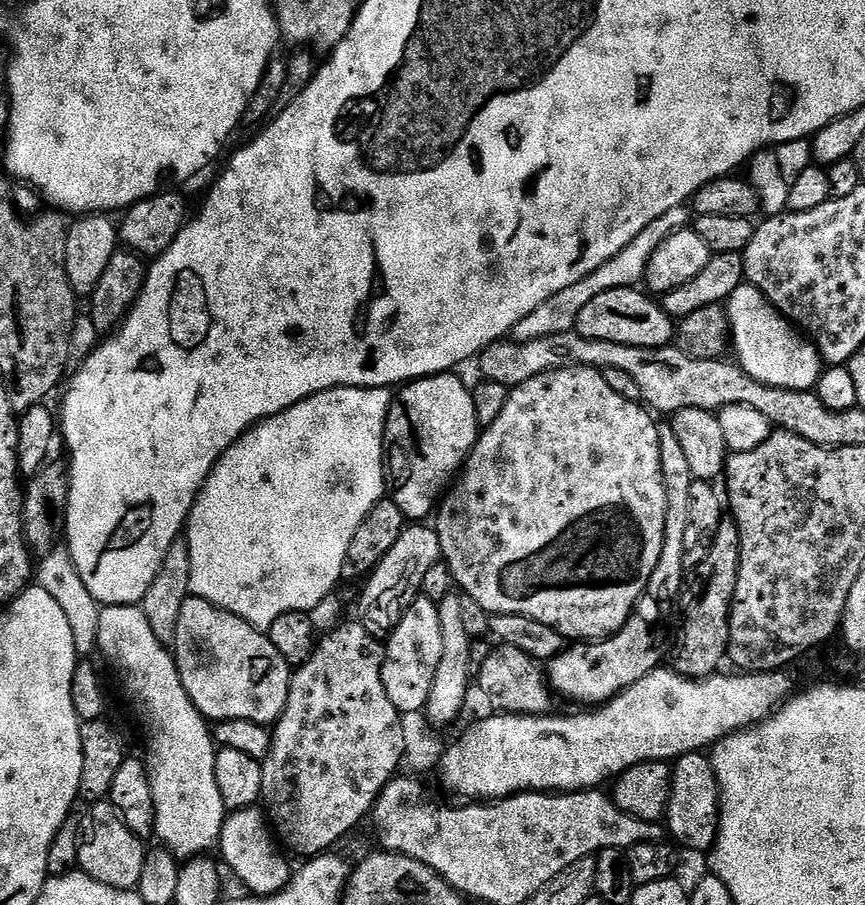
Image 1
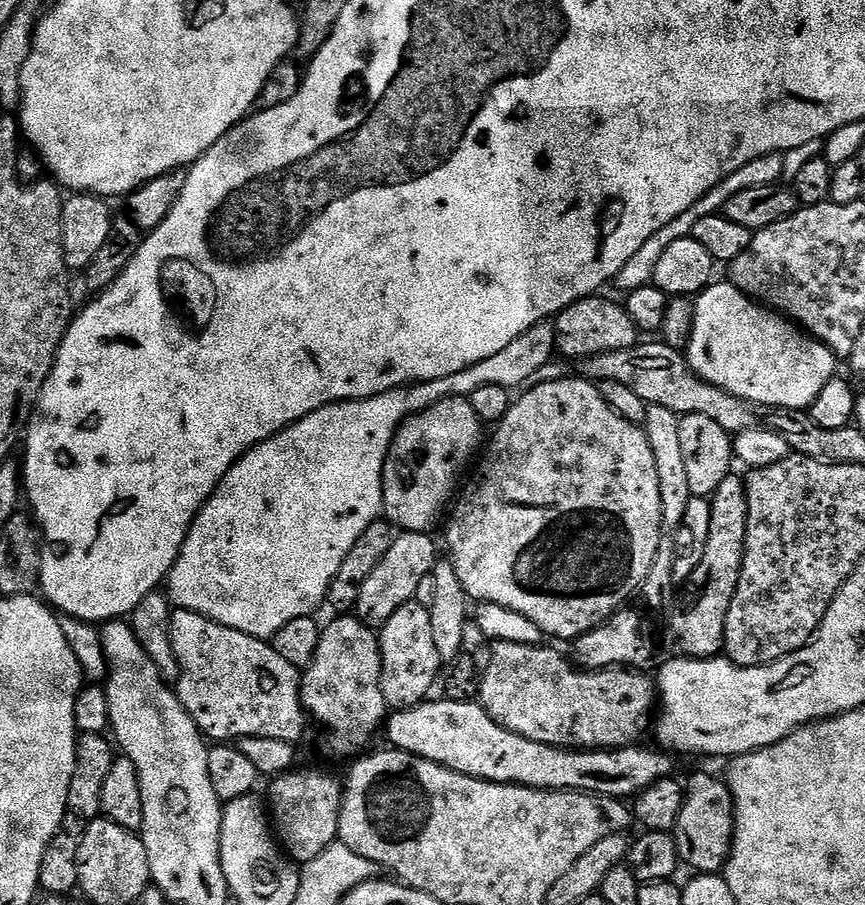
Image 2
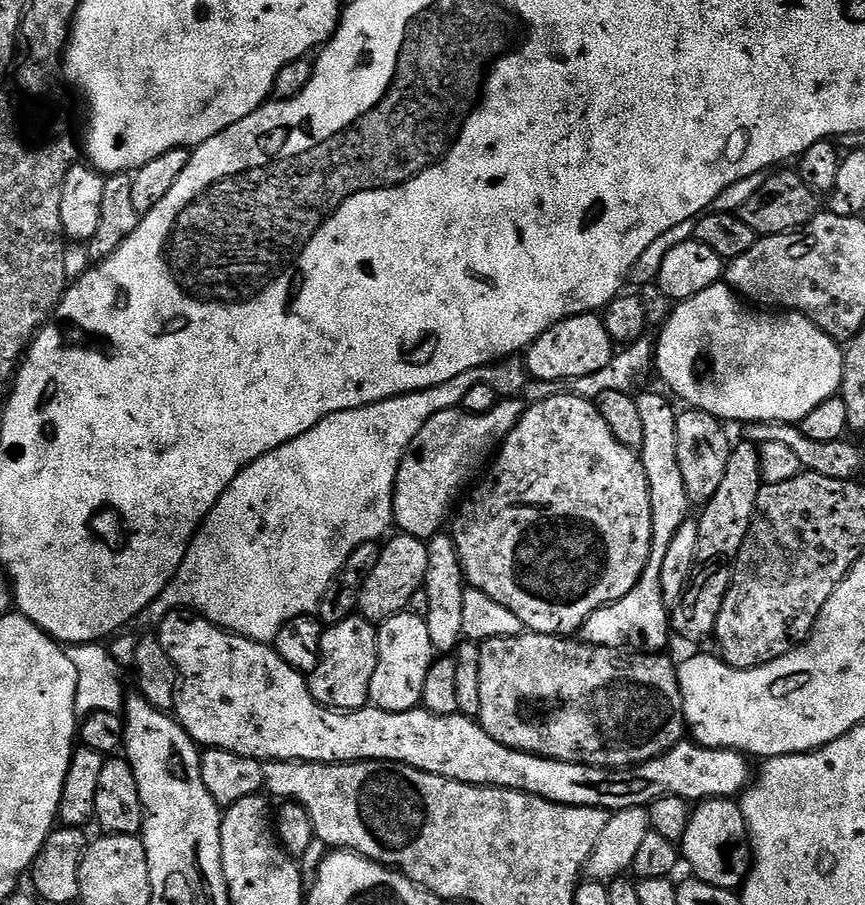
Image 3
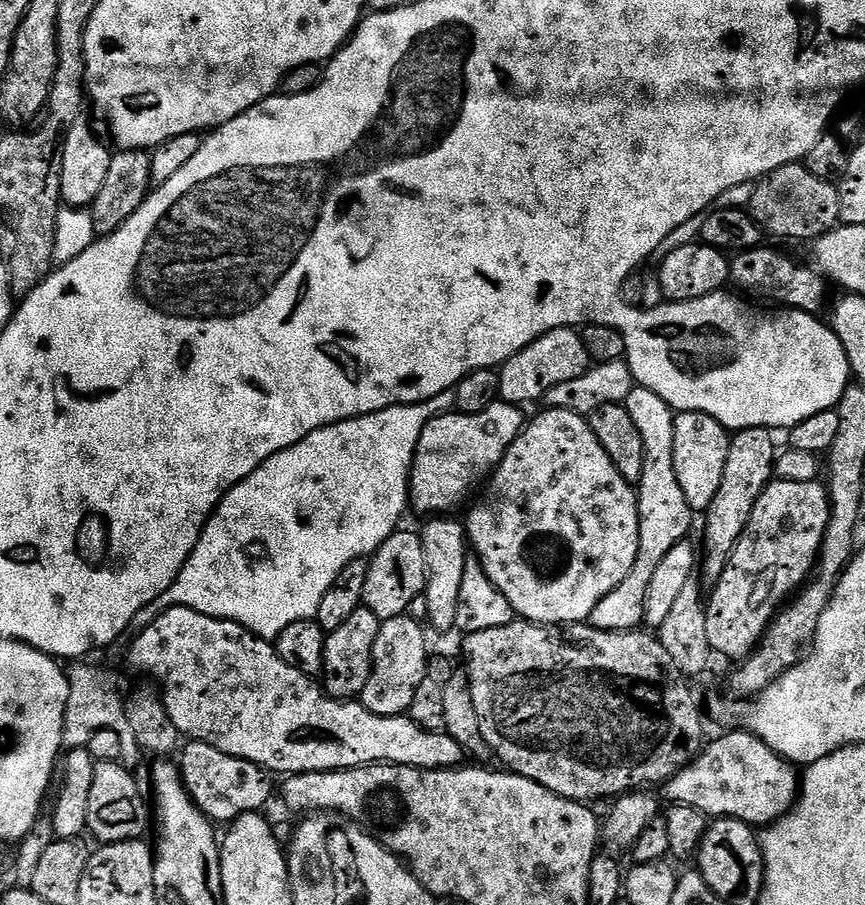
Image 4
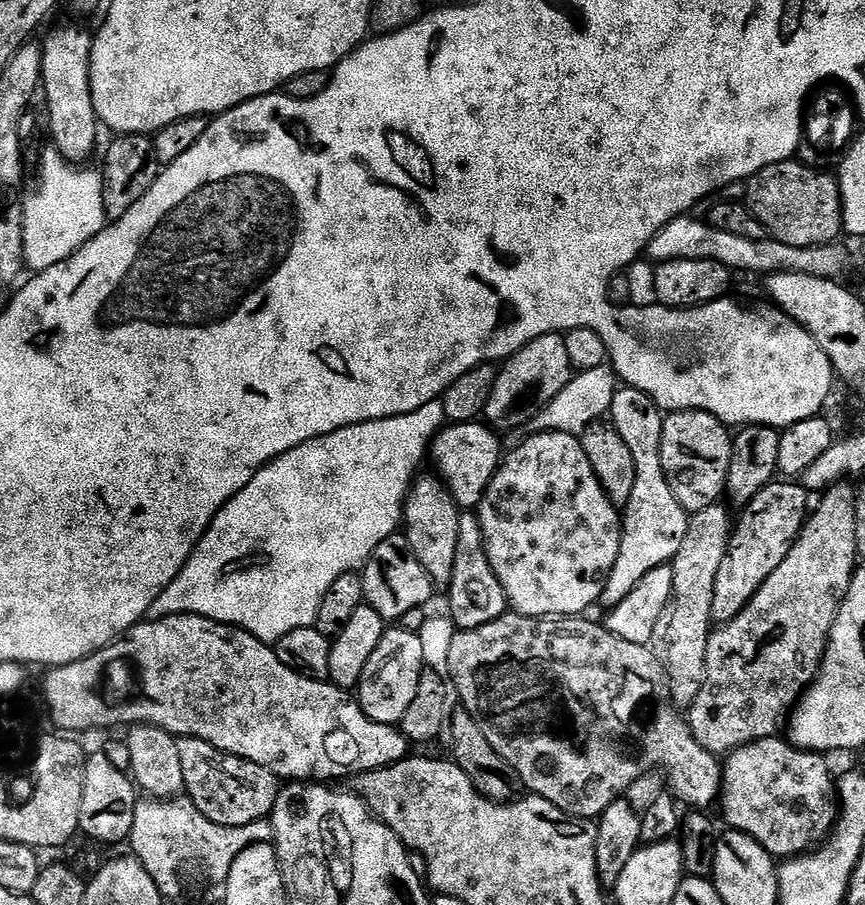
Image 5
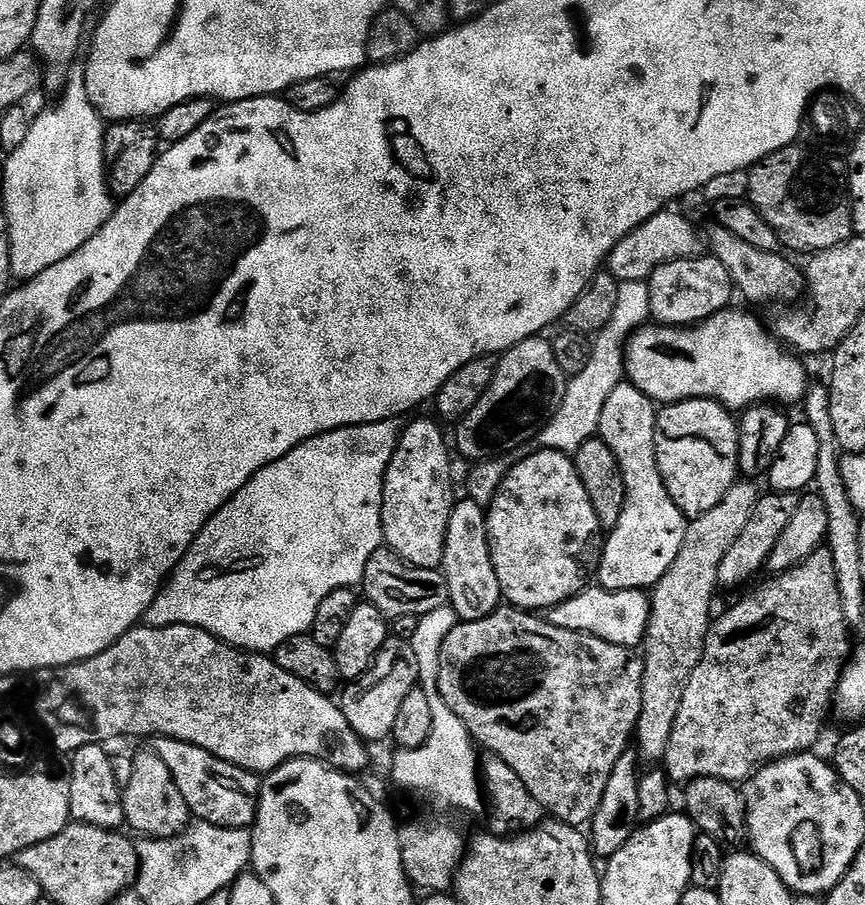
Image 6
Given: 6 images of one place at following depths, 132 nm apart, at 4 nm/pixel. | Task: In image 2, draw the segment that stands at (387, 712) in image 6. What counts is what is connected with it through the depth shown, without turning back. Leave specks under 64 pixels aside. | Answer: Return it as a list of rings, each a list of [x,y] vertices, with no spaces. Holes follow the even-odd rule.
[[[416,600],[398,606],[394,615],[378,632],[382,654],[382,694],[389,709],[413,708],[429,699],[431,690],[438,684],[442,672],[442,661],[434,647],[434,633],[430,627],[430,614]]]

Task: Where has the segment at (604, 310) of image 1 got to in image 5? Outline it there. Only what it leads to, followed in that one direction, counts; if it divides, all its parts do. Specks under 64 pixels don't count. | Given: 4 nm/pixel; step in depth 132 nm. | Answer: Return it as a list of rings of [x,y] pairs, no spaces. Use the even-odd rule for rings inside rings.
[[[546,334],[542,338],[534,338],[534,342],[522,346],[522,350],[518,350],[499,365],[494,394],[490,394],[483,419],[493,429],[504,434],[523,429],[528,420],[534,418],[552,399],[562,393],[573,375],[563,335]]]

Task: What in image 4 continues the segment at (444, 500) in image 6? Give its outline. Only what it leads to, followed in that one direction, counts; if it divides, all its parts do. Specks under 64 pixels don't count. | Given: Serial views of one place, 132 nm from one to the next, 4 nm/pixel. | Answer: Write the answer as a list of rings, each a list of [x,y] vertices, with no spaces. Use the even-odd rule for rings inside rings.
[[[432,518],[427,521],[424,532],[419,533],[422,550],[426,554],[428,581],[424,587],[429,616],[427,623],[436,632],[452,632],[458,618],[458,594],[462,590],[462,574],[470,555],[468,533],[465,525],[452,518]]]

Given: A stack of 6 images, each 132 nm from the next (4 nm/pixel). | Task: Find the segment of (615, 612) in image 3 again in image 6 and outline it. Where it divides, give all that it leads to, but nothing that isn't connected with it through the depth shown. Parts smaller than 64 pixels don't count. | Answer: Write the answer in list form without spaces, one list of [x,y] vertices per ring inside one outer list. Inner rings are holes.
[[[623,382],[615,386],[606,401],[606,406],[602,409],[598,436],[606,442],[606,446],[610,446],[610,450],[614,450],[614,458],[618,458],[618,466],[622,470],[622,482],[626,482],[626,506],[622,510],[622,518],[618,518],[618,526],[614,526],[607,533],[604,550],[600,553],[598,584],[607,592],[655,588],[662,574],[670,570],[674,558],[678,558],[678,550],[682,550],[682,538],[686,538],[688,520],[682,514],[682,510],[674,506],[674,498],[670,498],[662,482],[662,474],[658,470],[654,442],[657,411],[654,401],[646,394],[642,394],[642,390],[635,388],[631,382]]]

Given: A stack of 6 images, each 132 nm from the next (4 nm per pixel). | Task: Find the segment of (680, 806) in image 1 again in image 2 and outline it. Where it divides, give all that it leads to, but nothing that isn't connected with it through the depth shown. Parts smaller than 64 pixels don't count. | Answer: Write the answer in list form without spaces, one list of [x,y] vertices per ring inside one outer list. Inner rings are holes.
[[[696,772],[686,780],[682,814],[674,829],[681,861],[696,874],[720,874],[732,857],[732,839],[736,829],[736,807],[727,783],[708,772]]]

